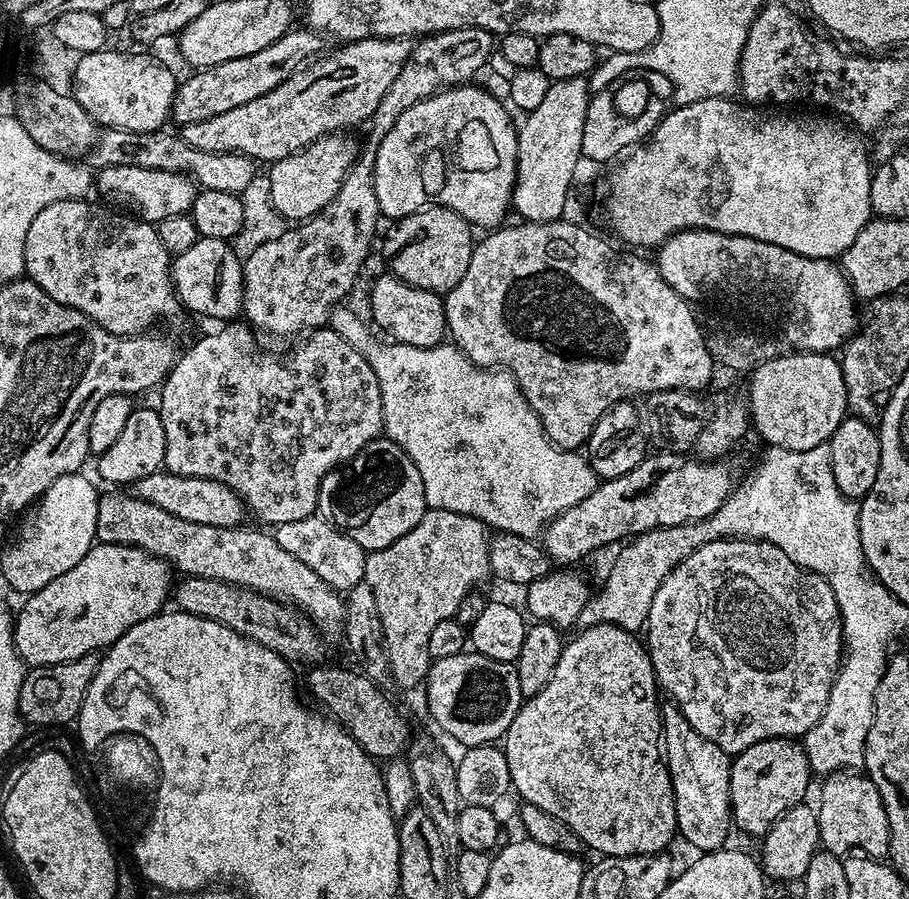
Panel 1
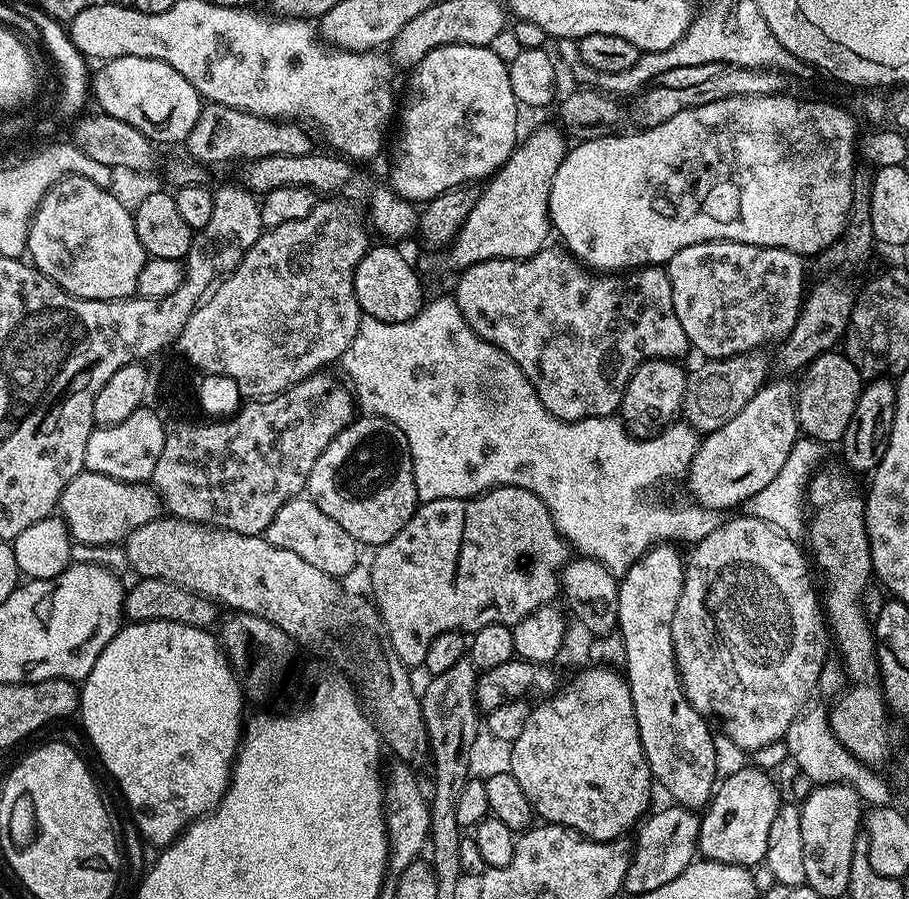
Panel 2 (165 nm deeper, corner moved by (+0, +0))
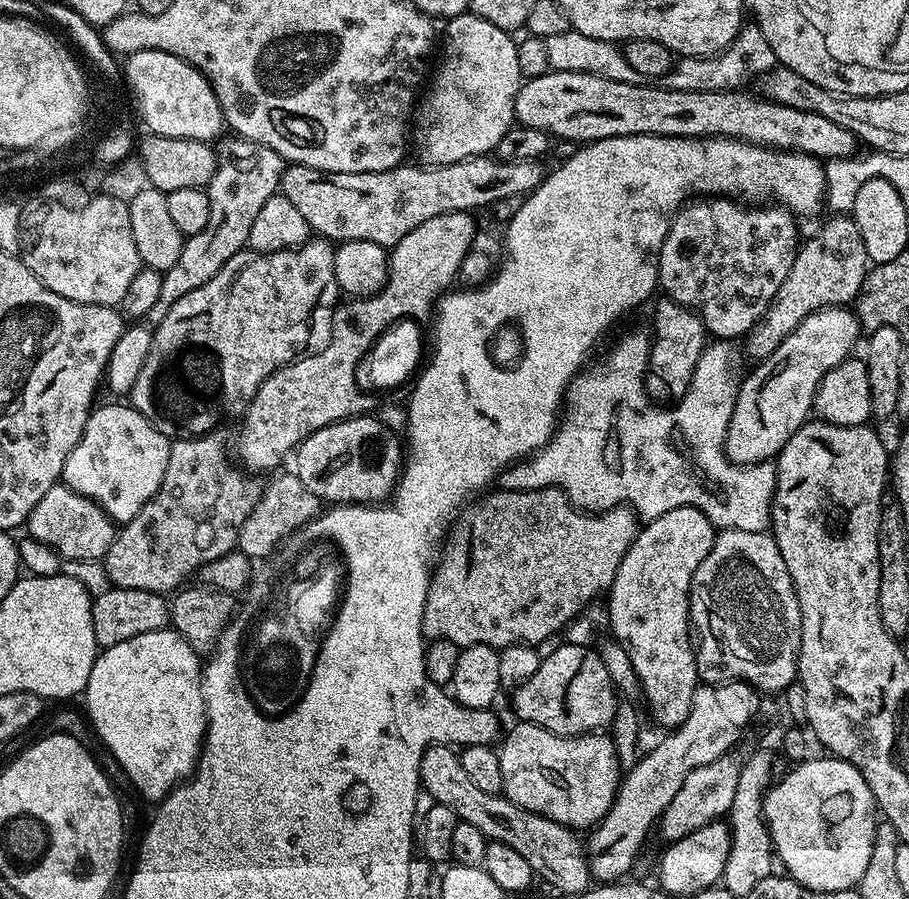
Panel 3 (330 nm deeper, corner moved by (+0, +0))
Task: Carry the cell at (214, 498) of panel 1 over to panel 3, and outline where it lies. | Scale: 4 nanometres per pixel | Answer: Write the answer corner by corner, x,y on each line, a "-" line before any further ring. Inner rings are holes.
61,482
50,486
46,494
38,501
38,506
28,516
27,535
38,542
46,542
65,561
96,560
103,561
104,555
110,550
118,531
117,525
98,505
70,490

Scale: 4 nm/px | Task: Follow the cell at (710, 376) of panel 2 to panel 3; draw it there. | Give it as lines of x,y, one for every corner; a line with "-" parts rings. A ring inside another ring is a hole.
836,214
831,217
833,220
828,220
808,241
801,243
796,250
796,257
794,258
794,266
790,266
790,274
786,274
786,280
783,282
782,286
779,287
777,296
773,298
772,304
766,310
765,314
757,323
753,326
752,331
746,336
746,342
748,342
748,348
746,344
746,352
749,357
753,356
753,361
759,362
767,358
770,354
774,354
774,350
778,350
778,346
791,334
792,331
798,325
802,323
810,314
814,314
818,310
823,308
838,308
841,306
848,306
855,301
856,297
859,296
862,286
864,285
864,280
868,277
870,271
870,261
868,255
866,254
866,242
862,242
862,230
858,230
856,221
852,219
851,215
848,214

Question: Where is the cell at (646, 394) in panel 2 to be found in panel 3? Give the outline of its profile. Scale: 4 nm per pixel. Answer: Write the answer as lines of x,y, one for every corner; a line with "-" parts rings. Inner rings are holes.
661,299
655,301
655,304
657,303
656,313
652,316
652,324
656,327
656,336
654,332
651,337
652,353
648,356
648,370
651,376
648,394
653,401
668,402
686,394
698,358
709,343
710,335
697,311
693,311
674,299

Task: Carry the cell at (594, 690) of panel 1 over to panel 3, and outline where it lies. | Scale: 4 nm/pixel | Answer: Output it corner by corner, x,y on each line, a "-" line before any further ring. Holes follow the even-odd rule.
513,723
513,728
503,737
504,745
499,745
502,766
502,792
518,806
539,816
548,816
554,822
565,824
573,830
591,829
600,823
620,791
622,765
612,737
608,734
585,734
583,736
556,736
537,724

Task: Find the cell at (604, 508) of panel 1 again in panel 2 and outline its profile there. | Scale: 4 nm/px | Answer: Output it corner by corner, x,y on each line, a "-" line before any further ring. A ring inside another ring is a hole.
788,378
769,379
764,387
758,390
758,394
754,394
754,398
750,398
750,402
746,402
746,406
742,406
742,410
738,410
738,414
734,414
734,418
730,418
730,422
726,422
726,426
707,433
707,435
701,439
700,445
696,448
694,458
688,467
686,483
688,483
688,492
692,495
689,497
703,508
710,508
716,512
722,511
722,508
734,508
738,504
740,504
740,506
747,505
748,501
754,498
754,494
758,494
758,490
765,488
766,485
776,477
778,470
782,470
782,465
786,463
786,458
790,458
790,450
796,445
799,432
800,423
796,421
796,388
794,387
793,381

